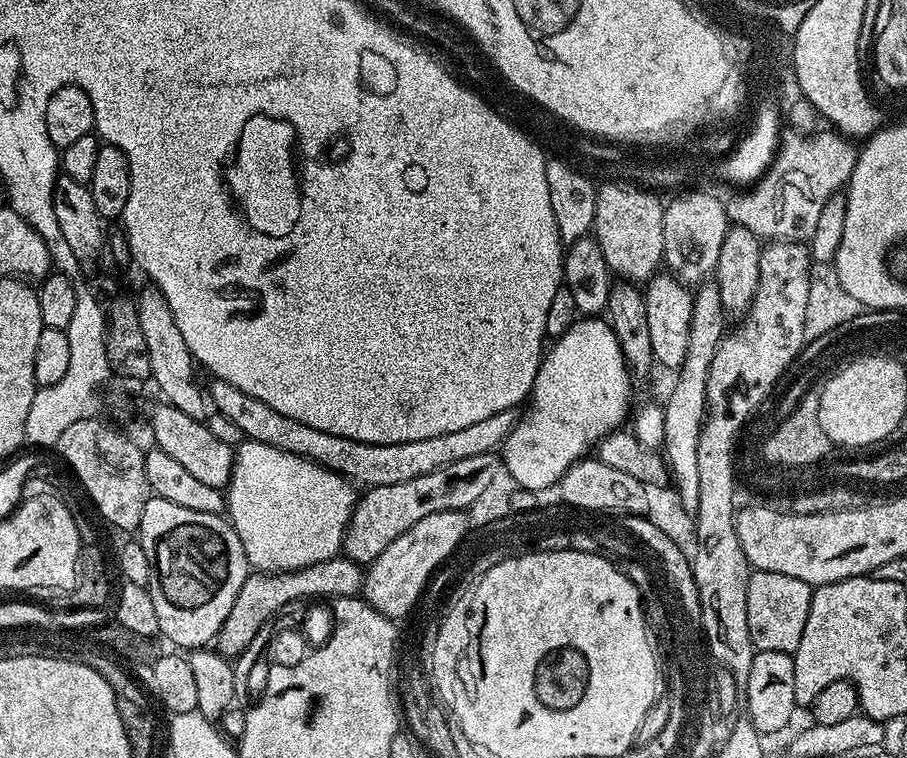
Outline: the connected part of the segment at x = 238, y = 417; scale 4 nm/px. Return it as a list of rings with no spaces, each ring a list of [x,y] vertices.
[[[213,379],[212,385],[206,388],[206,396],[216,409],[215,415],[226,418],[238,426],[241,437],[257,440],[266,446],[274,446],[283,452],[313,460],[332,472],[337,472],[353,485],[377,488],[378,486],[395,486],[398,482],[410,482],[410,478],[422,478],[422,474],[430,474],[450,466],[454,462],[462,462],[462,458],[478,458],[478,454],[496,452],[503,445],[504,439],[512,433],[518,416],[511,408],[498,414],[490,414],[490,418],[482,422],[474,422],[462,430],[450,430],[450,434],[438,434],[438,438],[418,438],[418,442],[398,442],[397,444],[367,444],[350,438],[342,438],[334,434],[326,434],[326,430],[314,430],[314,426],[306,426],[306,422],[298,422],[294,418],[286,418],[286,414],[278,414],[266,402],[258,402],[258,398],[250,398],[238,386],[230,386],[230,382]]]

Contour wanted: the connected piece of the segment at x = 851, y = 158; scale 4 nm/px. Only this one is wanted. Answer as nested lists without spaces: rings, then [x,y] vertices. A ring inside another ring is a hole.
[[[791,130],[781,135],[768,171],[730,202],[730,216],[764,242],[808,242],[818,226],[822,208],[852,178],[858,148],[835,130],[803,136]]]

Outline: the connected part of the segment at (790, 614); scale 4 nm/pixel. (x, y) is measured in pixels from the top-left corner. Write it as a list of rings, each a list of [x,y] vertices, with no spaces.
[[[768,574],[761,586],[756,578],[749,579],[746,590],[746,622],[750,626],[753,649],[765,652],[778,650],[795,653],[798,642],[802,642],[802,630],[806,630],[806,618],[810,614],[813,585],[798,578]]]

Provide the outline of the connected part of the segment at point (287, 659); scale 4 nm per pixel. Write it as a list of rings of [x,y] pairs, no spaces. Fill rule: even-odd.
[[[328,598],[323,603],[313,603],[316,604],[313,608],[308,604],[311,603],[307,599],[286,602],[286,606],[282,606],[282,610],[278,610],[272,615],[272,619],[264,623],[264,627],[256,635],[251,649],[240,653],[238,680],[241,685],[253,684],[253,697],[259,698],[268,693],[268,688],[272,684],[272,672],[280,672],[284,668],[300,668],[300,664],[304,664],[304,660],[312,660],[312,656],[316,656],[316,652],[324,652],[324,648],[328,648],[328,644],[332,644],[332,639],[336,636],[336,628],[340,628],[340,616],[336,616],[334,599]],[[320,604],[324,604],[324,608]],[[307,620],[316,624],[312,628],[312,642],[292,656],[291,650],[288,649],[288,639],[291,638],[292,632],[298,631]]]

